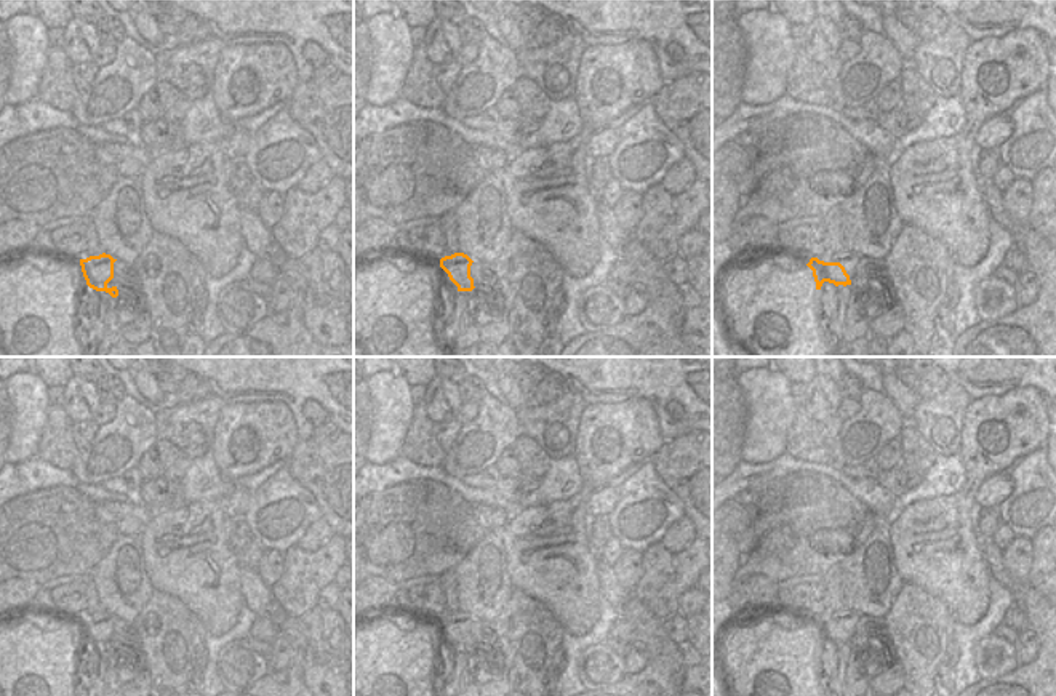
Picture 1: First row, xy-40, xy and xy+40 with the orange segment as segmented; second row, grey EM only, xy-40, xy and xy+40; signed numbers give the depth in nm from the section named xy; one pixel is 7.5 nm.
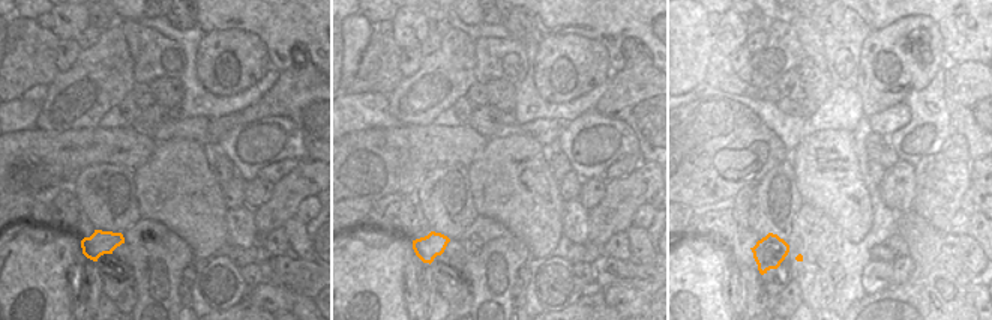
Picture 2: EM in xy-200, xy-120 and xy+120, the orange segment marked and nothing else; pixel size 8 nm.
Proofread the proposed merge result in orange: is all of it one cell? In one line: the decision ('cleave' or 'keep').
keep

